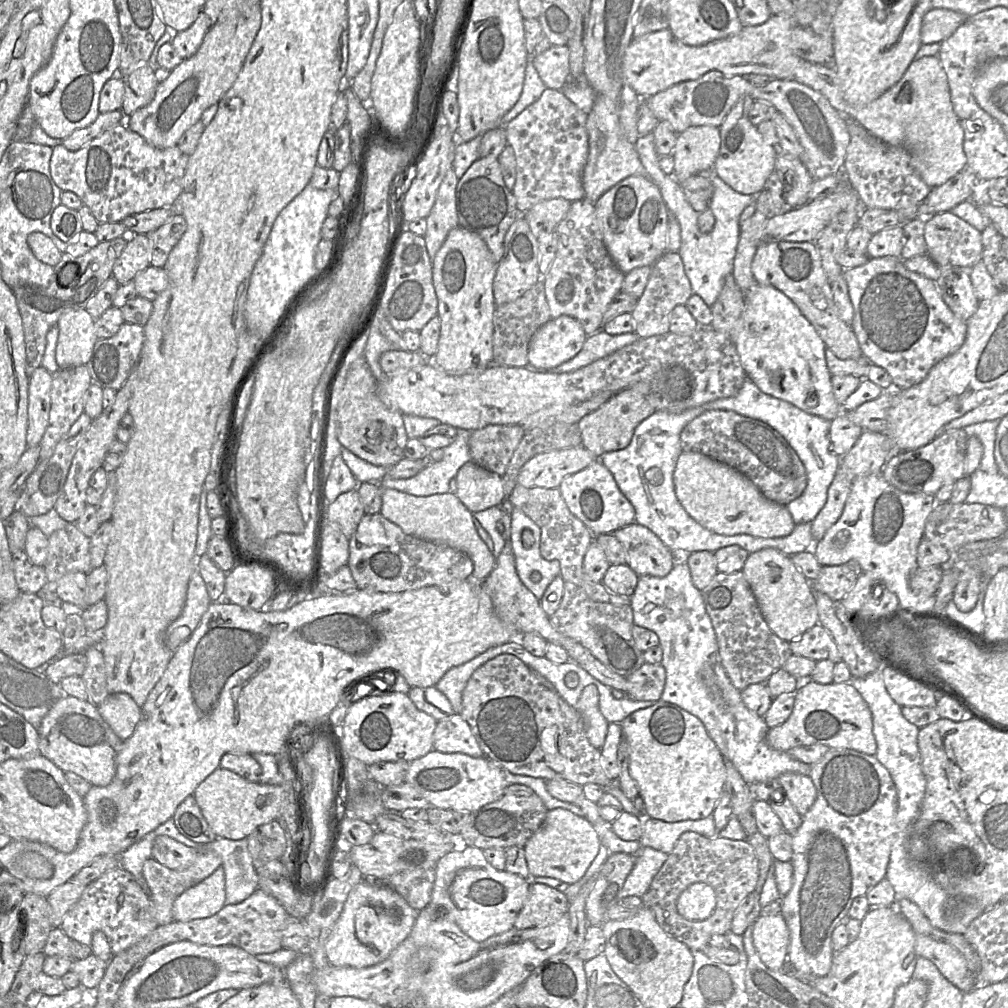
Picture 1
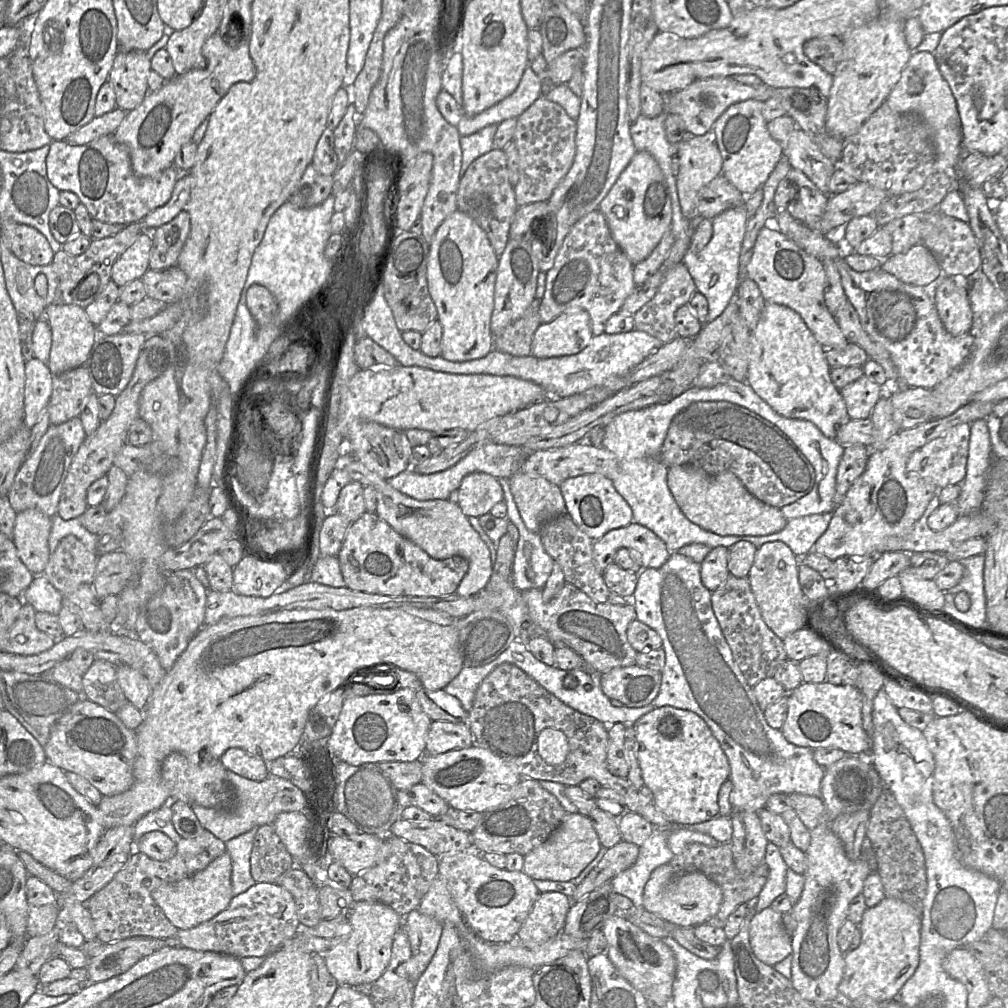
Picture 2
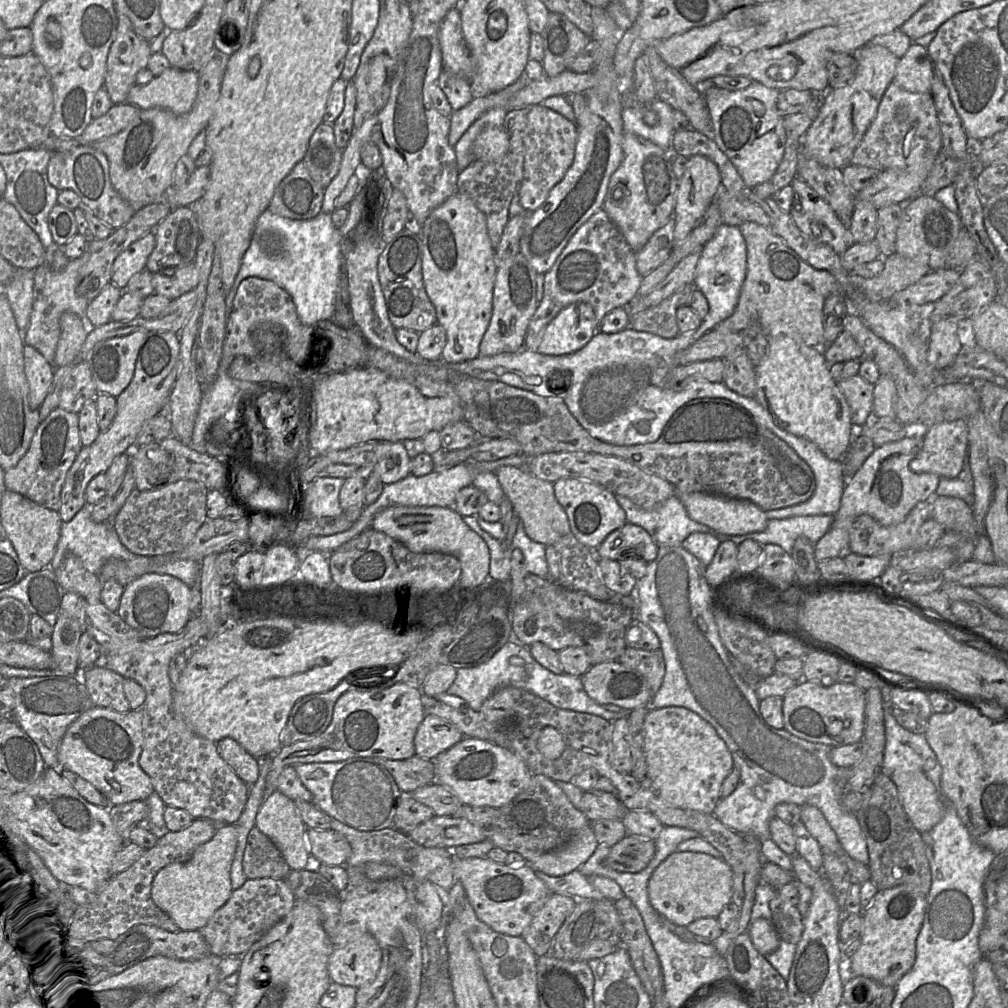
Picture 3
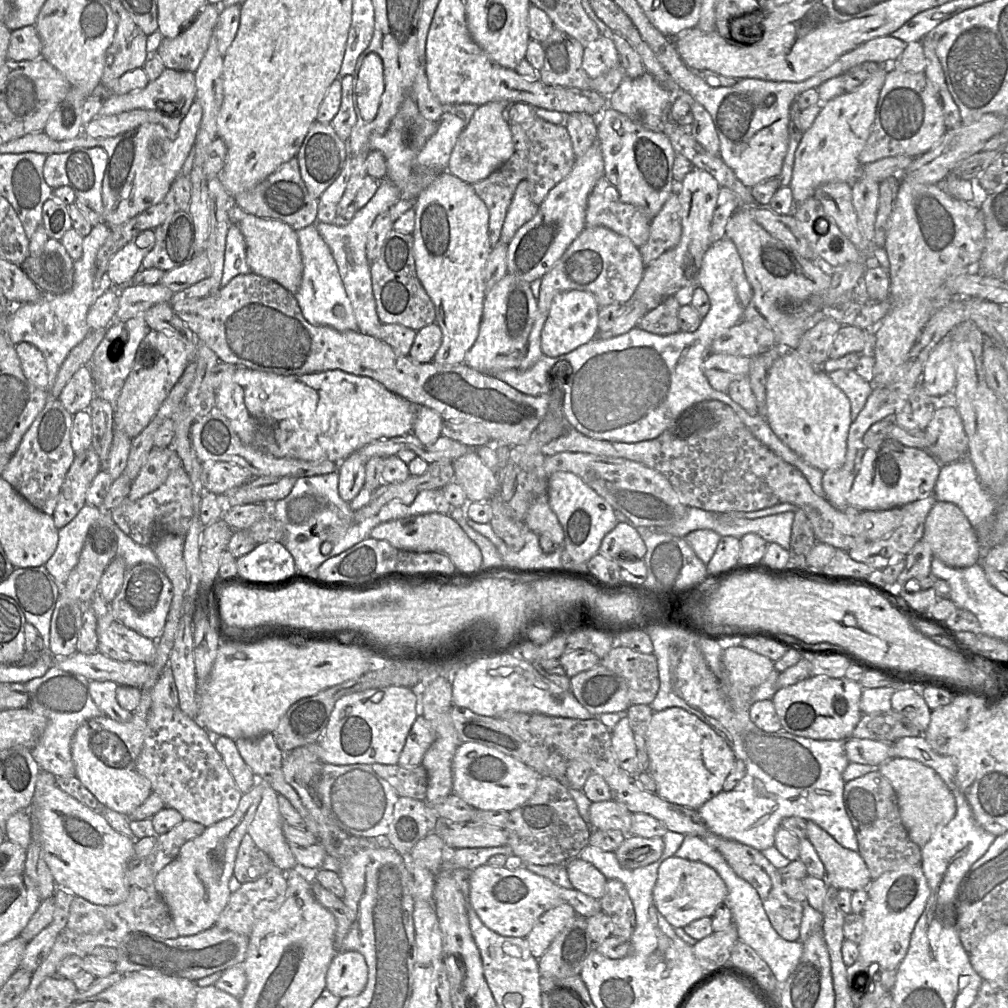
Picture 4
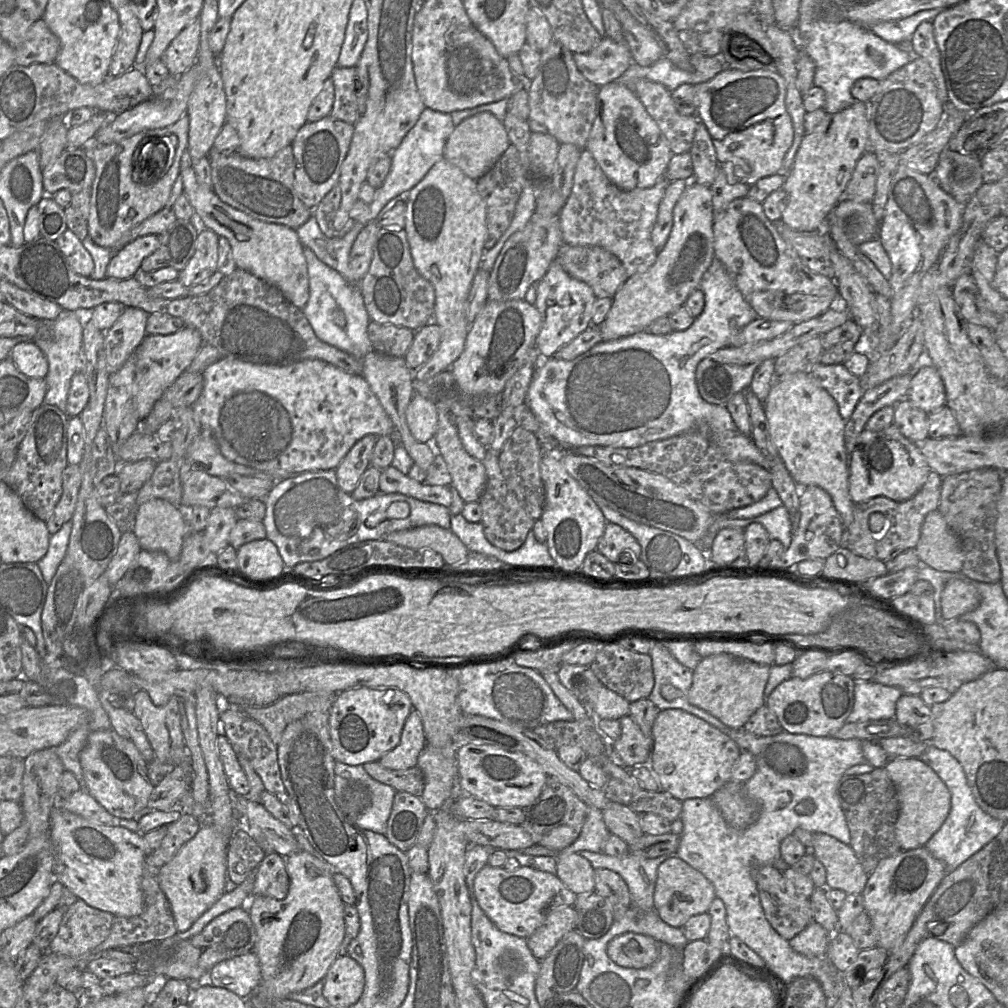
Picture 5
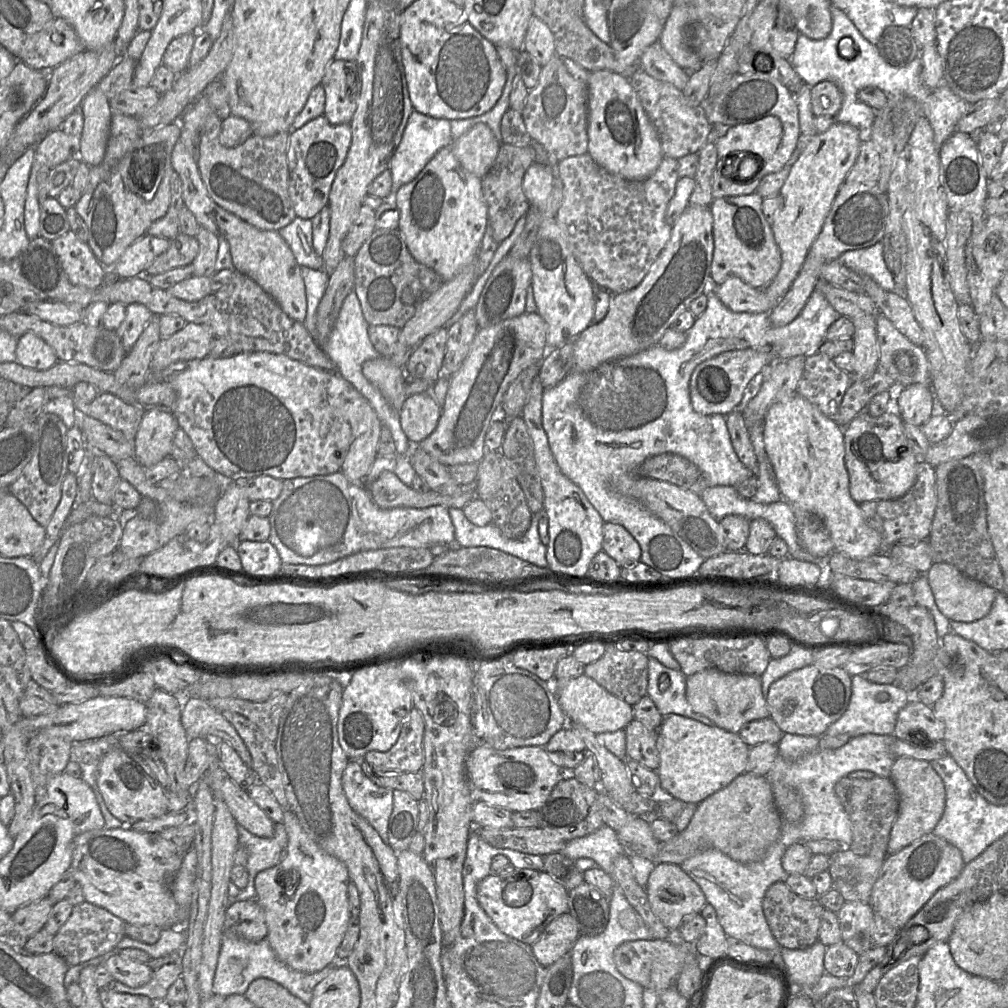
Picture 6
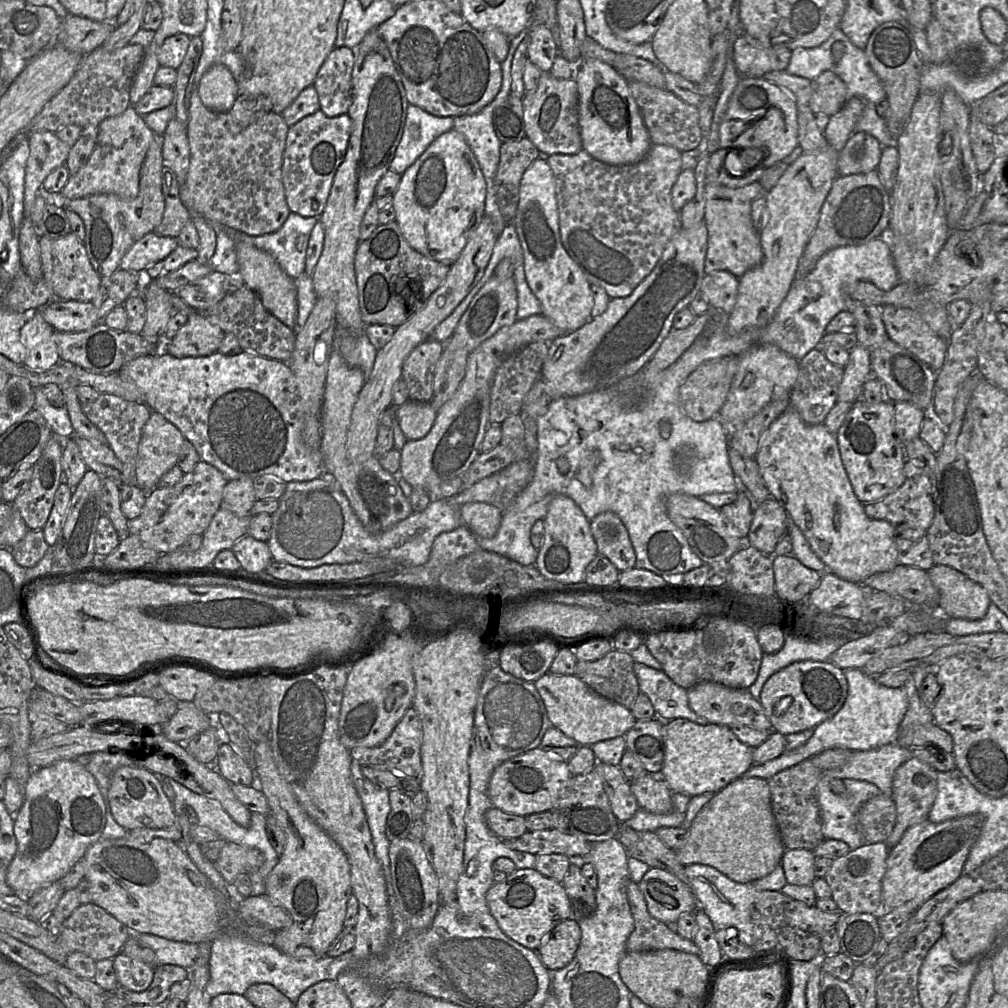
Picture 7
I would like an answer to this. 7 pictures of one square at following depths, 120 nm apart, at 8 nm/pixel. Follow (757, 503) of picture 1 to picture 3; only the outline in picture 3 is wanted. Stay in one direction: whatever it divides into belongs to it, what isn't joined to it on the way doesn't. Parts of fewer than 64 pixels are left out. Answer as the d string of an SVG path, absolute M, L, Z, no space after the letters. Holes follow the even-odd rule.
M676 492L675 495L683 503L691 519L721 534L741 536L753 532L762 532L767 527L769 519L766 516L766 512L750 500L728 498L703 492Z

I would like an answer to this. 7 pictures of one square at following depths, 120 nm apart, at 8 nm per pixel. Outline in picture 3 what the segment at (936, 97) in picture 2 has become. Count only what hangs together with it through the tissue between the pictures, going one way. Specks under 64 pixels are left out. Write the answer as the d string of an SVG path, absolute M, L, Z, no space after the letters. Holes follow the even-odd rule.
M912 43L897 63L893 83L913 93L930 93L934 64L927 48Z

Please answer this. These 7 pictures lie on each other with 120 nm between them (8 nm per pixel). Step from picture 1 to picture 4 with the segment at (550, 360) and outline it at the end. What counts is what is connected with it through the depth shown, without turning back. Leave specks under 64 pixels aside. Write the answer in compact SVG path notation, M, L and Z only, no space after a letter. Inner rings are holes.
M569 290L553 298L548 317L541 332L543 355L556 357L571 352L596 338L599 305L595 296L587 291Z

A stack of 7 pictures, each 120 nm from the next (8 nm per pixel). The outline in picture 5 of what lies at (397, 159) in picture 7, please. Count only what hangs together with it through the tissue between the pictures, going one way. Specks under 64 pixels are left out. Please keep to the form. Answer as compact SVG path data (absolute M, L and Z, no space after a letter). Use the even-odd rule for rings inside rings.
M425 108L414 127L392 152L390 172L383 185L376 189L374 199L369 204L368 222L375 221L391 199L407 195L426 176L433 165L444 158L444 147L454 129L451 114Z

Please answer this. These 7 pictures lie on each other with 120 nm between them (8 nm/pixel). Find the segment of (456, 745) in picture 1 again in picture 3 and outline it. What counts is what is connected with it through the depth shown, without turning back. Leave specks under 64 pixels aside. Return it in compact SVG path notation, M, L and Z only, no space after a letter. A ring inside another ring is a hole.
M426 715L414 738L415 755L433 760L463 738L464 735L452 723L434 715Z

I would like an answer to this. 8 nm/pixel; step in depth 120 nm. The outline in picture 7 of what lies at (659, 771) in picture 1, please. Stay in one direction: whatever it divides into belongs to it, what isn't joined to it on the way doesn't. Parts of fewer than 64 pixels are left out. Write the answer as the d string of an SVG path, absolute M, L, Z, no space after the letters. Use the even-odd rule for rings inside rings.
M685 718L665 720L665 754L659 775L673 793L693 797L717 793L754 765L754 748L742 743L725 725L700 725Z

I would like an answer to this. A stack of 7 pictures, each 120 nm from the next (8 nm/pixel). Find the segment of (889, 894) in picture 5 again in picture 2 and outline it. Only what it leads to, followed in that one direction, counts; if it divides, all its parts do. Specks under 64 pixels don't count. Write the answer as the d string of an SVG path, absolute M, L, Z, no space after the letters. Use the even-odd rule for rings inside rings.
M885 897L876 906L865 910L858 927L861 931L860 945L855 950L844 953L844 973L838 986L840 998L851 1002L861 996L868 996L882 1003L897 999L901 988L914 974L919 964L921 916L907 903L896 898Z

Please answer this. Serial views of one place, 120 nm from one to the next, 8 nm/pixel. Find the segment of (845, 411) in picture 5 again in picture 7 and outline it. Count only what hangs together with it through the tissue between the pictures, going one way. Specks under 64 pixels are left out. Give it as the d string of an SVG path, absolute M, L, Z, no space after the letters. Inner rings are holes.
M814 348L799 361L799 372L790 392L789 409L796 411L810 425L823 424L827 414L837 403L844 367L831 363L821 348Z

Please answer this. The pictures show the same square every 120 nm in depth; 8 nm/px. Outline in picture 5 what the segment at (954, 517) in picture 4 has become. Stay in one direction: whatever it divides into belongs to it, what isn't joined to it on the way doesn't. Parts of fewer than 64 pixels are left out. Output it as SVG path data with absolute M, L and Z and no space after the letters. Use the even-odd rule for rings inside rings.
M938 509L924 519L916 546L921 564L944 572L961 572L964 554L958 537Z

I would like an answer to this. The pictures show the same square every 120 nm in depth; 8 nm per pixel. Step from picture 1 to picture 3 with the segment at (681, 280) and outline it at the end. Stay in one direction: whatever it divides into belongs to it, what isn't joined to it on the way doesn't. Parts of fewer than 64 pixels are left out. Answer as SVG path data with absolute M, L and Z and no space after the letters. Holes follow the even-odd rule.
M687 285L658 305L633 316L629 327L663 338L677 337L681 333L677 325L677 310L689 305L694 289L694 285Z

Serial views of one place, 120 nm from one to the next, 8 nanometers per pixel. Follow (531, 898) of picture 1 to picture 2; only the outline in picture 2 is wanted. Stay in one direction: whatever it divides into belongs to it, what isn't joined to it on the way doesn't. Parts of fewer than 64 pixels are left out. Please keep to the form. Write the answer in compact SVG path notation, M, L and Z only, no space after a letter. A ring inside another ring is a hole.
M560 892L540 893L517 933L525 947L538 946L562 932L571 897Z

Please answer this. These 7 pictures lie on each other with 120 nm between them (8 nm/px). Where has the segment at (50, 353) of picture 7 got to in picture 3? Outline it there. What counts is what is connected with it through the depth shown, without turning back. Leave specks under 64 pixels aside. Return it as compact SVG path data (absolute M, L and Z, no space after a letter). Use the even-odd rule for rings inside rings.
M25 345L23 357L29 385L29 405L33 410L39 410L49 392L55 369L33 347Z

